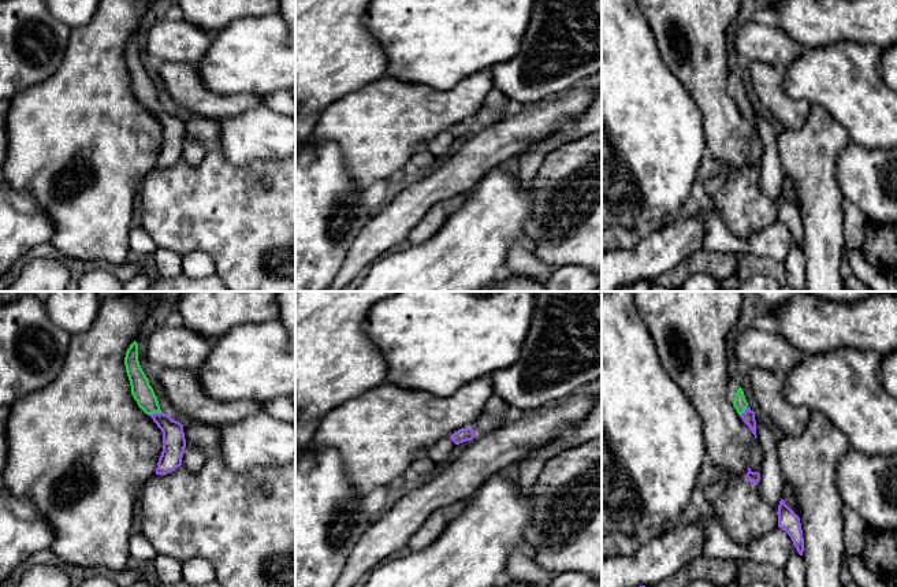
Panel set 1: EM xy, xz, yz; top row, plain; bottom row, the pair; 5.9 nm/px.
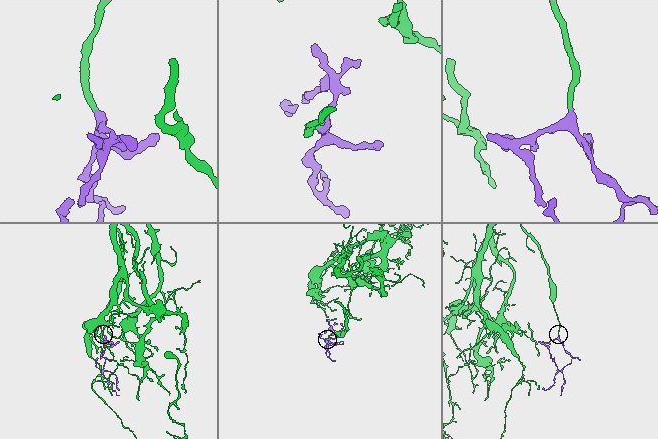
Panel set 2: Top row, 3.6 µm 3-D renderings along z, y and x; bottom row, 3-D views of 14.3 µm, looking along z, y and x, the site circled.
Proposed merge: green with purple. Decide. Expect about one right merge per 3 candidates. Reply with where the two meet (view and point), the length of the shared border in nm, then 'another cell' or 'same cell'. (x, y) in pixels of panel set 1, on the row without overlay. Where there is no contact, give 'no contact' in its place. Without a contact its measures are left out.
contact xy (155, 106); length 80 nm; same cell

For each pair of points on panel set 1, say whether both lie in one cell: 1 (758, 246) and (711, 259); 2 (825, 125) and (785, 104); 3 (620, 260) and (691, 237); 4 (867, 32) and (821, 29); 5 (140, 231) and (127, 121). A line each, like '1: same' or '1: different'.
1: different
2: different
3: same
4: same
5: different

